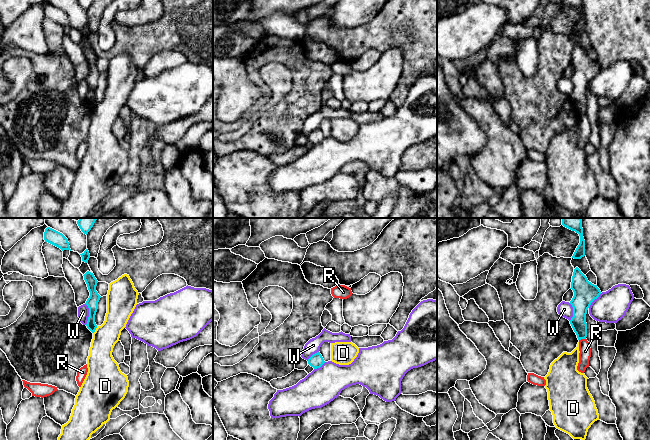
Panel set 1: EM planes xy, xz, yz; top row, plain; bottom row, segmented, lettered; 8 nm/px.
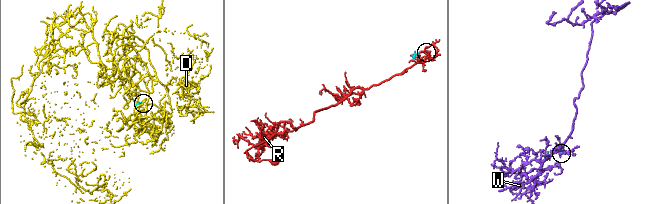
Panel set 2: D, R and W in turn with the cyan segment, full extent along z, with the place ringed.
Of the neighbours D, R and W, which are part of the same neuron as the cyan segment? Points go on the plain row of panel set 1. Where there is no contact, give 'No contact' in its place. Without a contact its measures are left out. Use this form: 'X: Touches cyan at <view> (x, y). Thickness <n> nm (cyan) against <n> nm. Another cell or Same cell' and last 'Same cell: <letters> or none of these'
D: Touches cyan at xy (95, 105). Thickness 100 nm (cyan) against 200 nm. Another cell
R: Touches cyan at yz (582, 114). Thickness 130 nm (cyan) against 100 nm. Another cell
W: Touches cyan at xy (89, 90). Thickness 100 nm (cyan) against 100 nm. Another cell
Same cell: none of these

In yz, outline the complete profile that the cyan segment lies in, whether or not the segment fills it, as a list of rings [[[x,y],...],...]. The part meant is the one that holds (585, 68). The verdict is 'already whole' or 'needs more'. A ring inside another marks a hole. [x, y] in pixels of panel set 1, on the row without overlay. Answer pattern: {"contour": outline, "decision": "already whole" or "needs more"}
{"contour": [[[576,43],[573,48],[571,64],[574,72],[570,77],[573,83],[573,93],[570,100],[577,111],[578,116],[586,115],[587,99],[586,90],[591,79],[601,70],[597,61],[588,57],[587,53]]], "decision": "already whole"}

